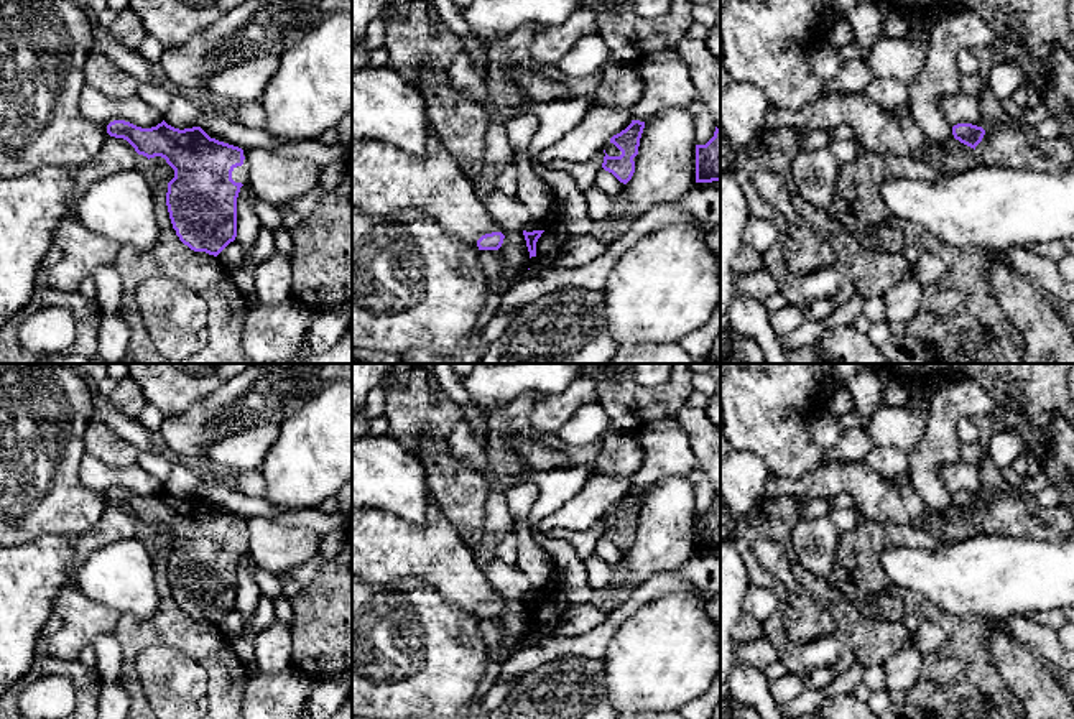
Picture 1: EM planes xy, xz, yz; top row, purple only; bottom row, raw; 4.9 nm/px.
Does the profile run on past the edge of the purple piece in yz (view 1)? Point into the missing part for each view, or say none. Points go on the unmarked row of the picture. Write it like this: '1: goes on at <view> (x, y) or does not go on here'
1: does not go on here

